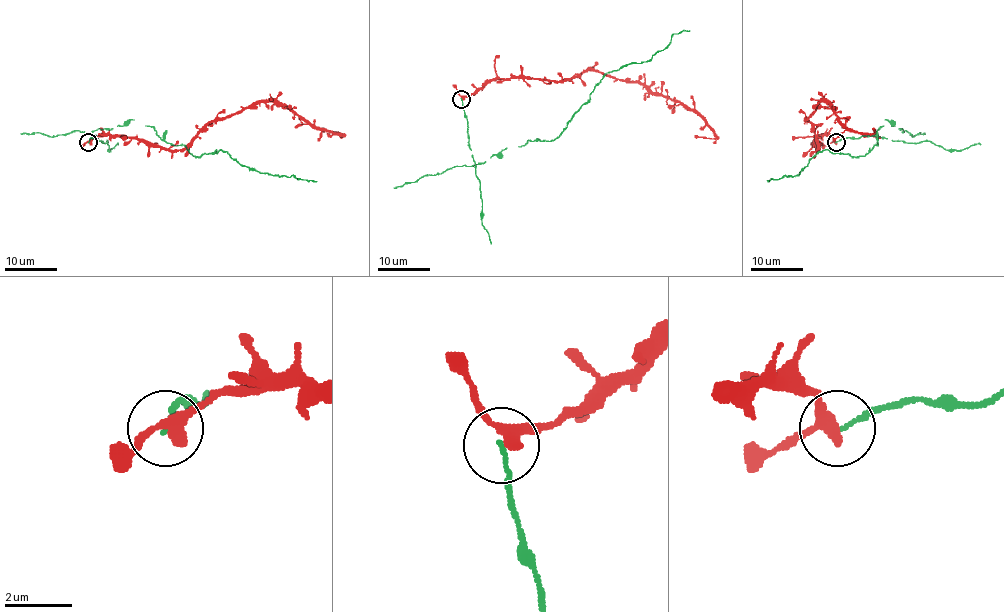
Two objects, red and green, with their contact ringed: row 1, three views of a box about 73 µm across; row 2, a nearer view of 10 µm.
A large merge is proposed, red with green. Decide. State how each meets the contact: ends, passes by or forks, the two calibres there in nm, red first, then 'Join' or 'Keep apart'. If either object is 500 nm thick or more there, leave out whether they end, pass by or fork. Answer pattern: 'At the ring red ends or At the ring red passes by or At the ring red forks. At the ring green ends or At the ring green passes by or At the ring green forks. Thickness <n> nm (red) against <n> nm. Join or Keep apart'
At the ring red passes by. At the ring green ends. Thickness 360 nm (red) against 120 nm. Keep apart

